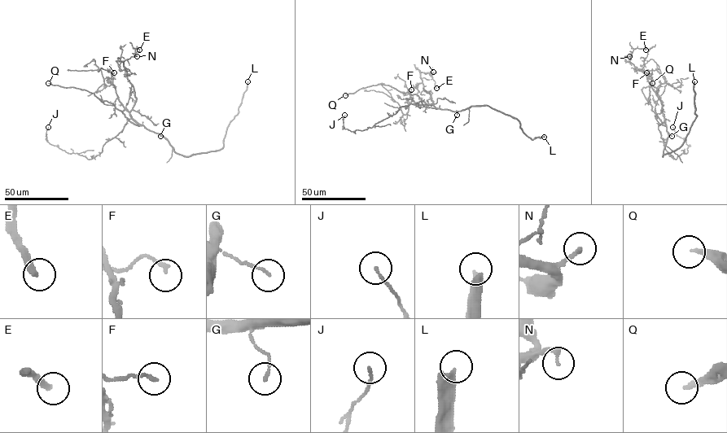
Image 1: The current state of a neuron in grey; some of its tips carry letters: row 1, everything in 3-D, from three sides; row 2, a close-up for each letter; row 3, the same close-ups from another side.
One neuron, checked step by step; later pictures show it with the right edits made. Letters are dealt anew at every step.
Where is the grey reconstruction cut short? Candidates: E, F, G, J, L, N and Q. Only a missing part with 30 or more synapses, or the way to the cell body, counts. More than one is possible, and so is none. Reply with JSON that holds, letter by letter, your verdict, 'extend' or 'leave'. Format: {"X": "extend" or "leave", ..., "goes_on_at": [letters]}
{"E": "leave", "F": "leave", "G": "leave", "J": "leave", "L": "extend", "N": "leave", "Q": "extend", "goes_on_at": ["L", "Q"]}

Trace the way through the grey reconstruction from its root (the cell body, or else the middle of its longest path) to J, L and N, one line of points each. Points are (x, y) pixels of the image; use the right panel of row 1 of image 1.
J: (667, 132), (664, 119), (658, 129), (665, 150), (675, 159), (686, 153), (689, 146), (672, 127)
L: (667, 132), (663, 156), (681, 145), (697, 115), (694, 81)
N: (667, 132), (660, 100), (646, 76), (629, 61), (629, 56)

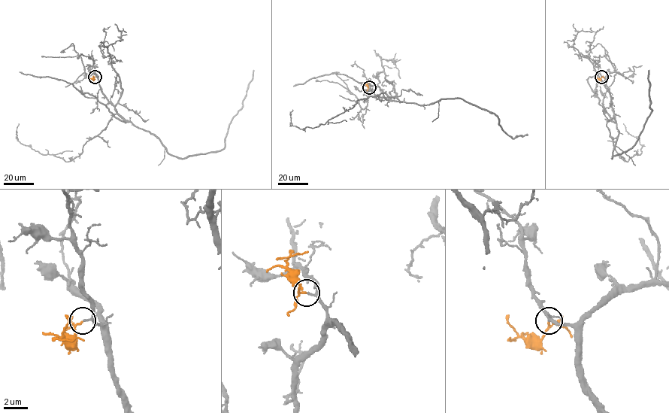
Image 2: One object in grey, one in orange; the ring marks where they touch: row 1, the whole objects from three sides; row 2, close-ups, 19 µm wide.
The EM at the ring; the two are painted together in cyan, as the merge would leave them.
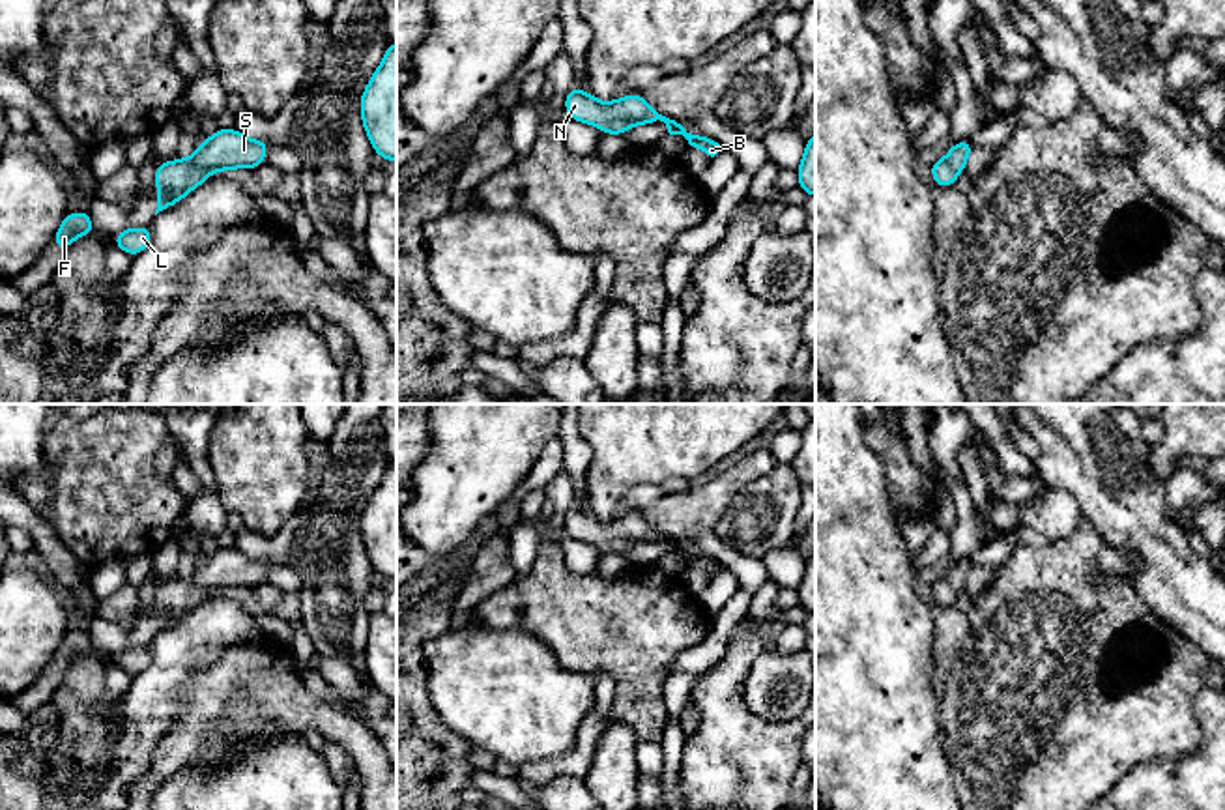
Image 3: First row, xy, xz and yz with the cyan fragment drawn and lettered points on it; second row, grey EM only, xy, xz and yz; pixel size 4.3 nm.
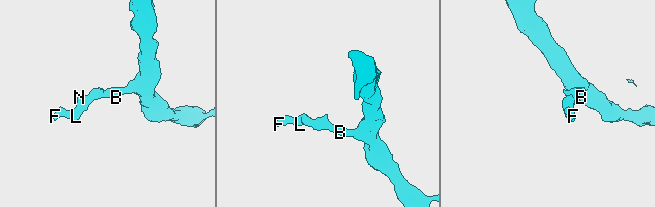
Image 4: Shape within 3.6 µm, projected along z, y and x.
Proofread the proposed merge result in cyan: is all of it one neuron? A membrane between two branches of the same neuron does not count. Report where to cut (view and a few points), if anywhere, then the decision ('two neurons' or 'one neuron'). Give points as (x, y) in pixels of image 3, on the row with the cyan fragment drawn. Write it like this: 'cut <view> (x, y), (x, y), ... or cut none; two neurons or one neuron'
cut none; one neuron

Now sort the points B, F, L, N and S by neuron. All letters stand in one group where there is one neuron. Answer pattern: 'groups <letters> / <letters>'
groups B F L N S

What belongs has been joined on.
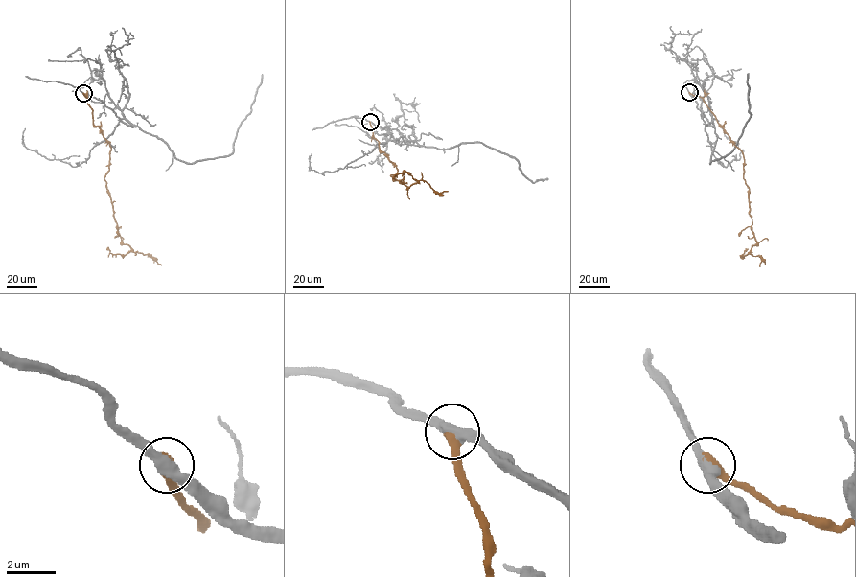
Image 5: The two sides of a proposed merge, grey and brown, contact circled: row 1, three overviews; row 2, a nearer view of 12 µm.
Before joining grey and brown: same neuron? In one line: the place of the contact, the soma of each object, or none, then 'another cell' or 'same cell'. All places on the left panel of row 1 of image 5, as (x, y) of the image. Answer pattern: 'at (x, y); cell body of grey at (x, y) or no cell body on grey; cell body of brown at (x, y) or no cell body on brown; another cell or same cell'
at (83, 93); no cell body on grey; no cell body on brown; same cell

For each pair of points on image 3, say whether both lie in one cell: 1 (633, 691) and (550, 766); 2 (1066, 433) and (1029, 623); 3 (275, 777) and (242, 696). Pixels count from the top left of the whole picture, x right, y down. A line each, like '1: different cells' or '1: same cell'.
1: different cells
2: different cells
3: different cells

